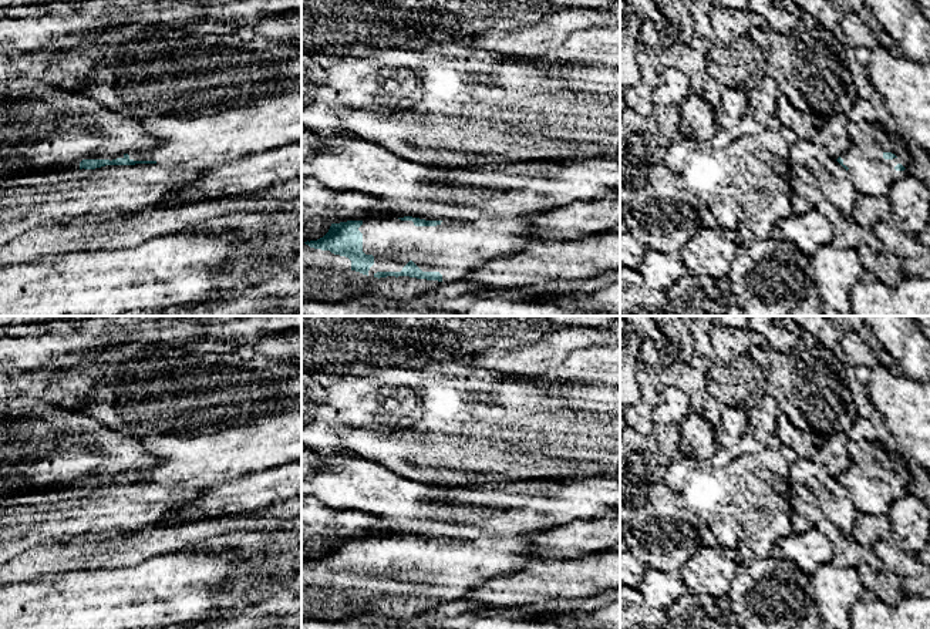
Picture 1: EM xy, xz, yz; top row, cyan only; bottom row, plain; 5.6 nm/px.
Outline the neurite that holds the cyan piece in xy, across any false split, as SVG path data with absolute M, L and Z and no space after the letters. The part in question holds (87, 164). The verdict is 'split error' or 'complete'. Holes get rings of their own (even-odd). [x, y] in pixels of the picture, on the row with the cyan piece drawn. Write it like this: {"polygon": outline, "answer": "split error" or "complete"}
{"polygon": "M301 92L279 94L259 107L232 107L201 118L158 115L146 118L145 128L156 141L151 149L117 158L82 159L53 169L158 164L206 171L243 157L301 142Z", "answer": "split error"}

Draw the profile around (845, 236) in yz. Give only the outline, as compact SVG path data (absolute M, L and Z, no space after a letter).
M828 199L819 201L815 208L832 222L833 248L856 250L859 245L865 243L875 252L889 253L873 229L860 226L853 218L845 219Z

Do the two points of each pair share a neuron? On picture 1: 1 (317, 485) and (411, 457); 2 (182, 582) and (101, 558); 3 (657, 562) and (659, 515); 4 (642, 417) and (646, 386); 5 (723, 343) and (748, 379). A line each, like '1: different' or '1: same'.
1: different
2: different
3: same
4: same
5: same

